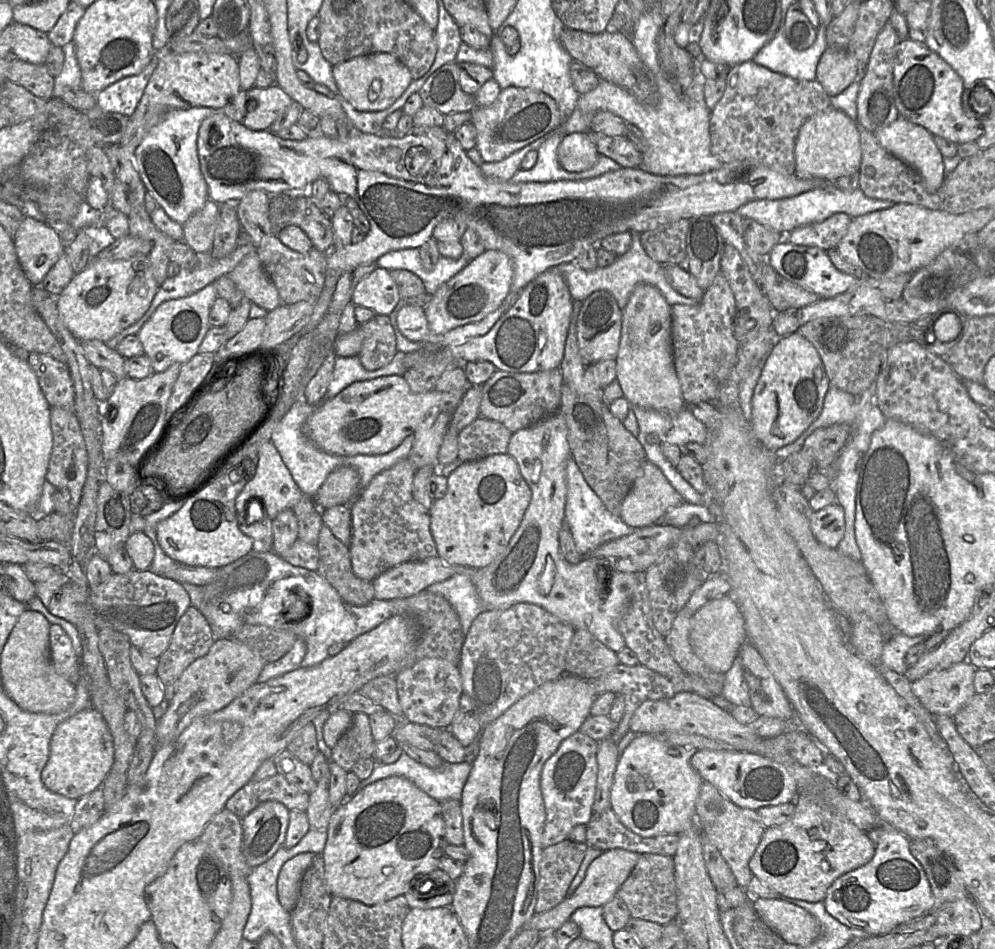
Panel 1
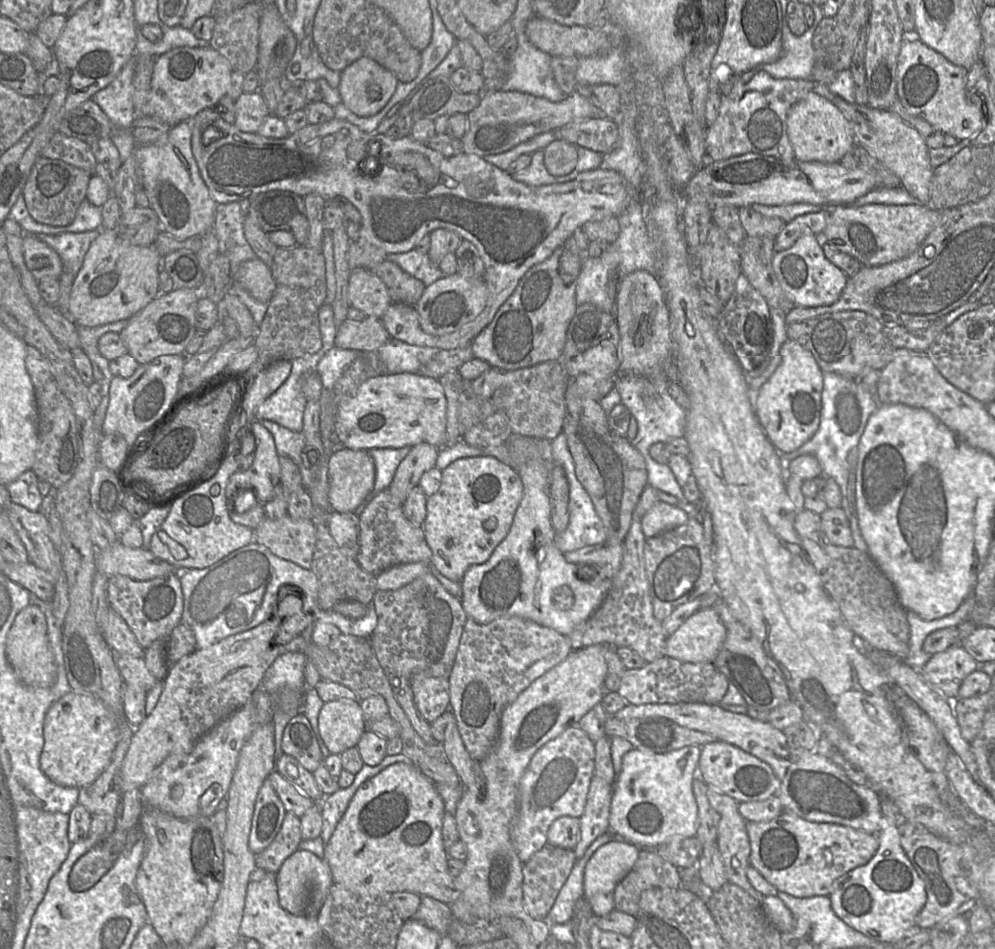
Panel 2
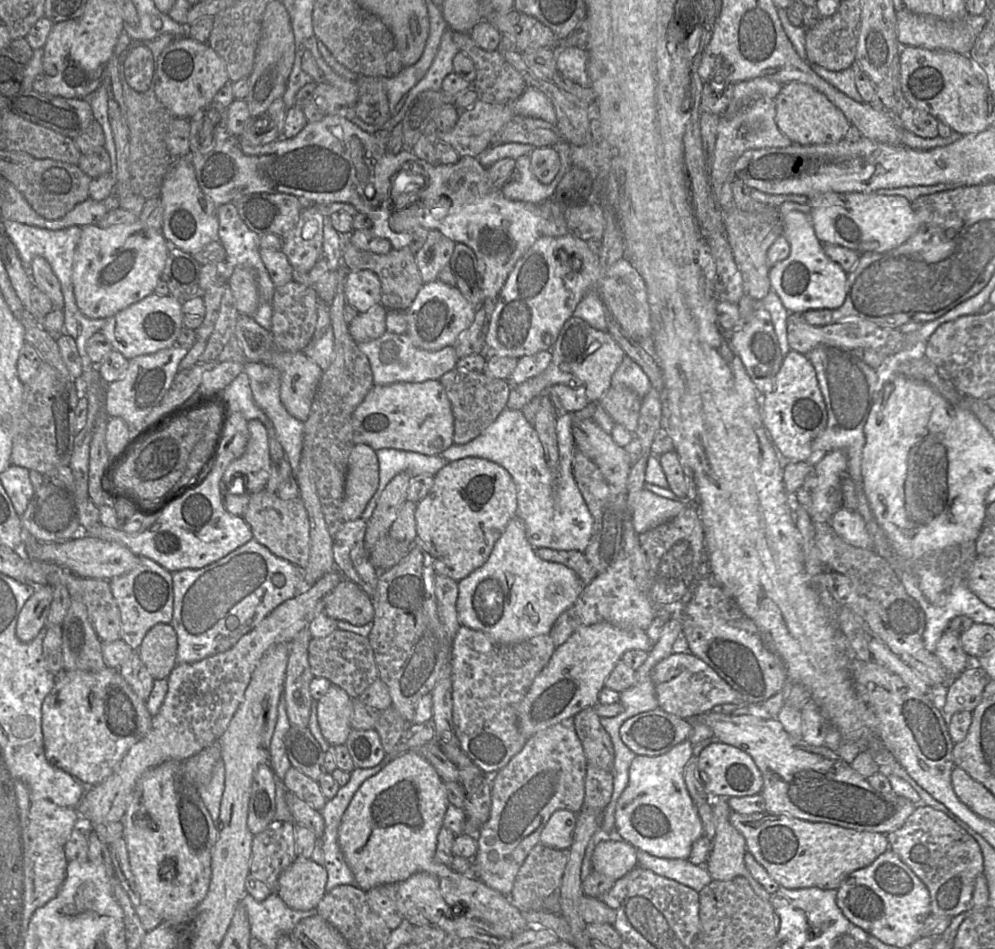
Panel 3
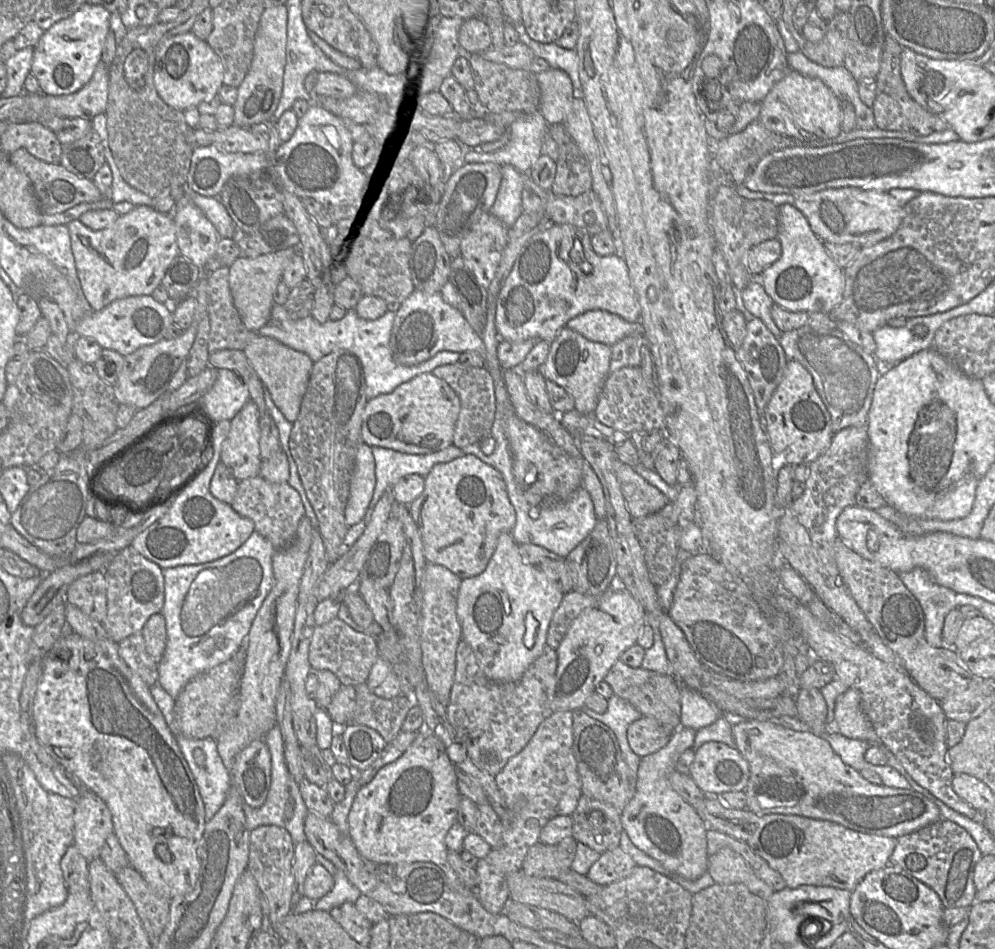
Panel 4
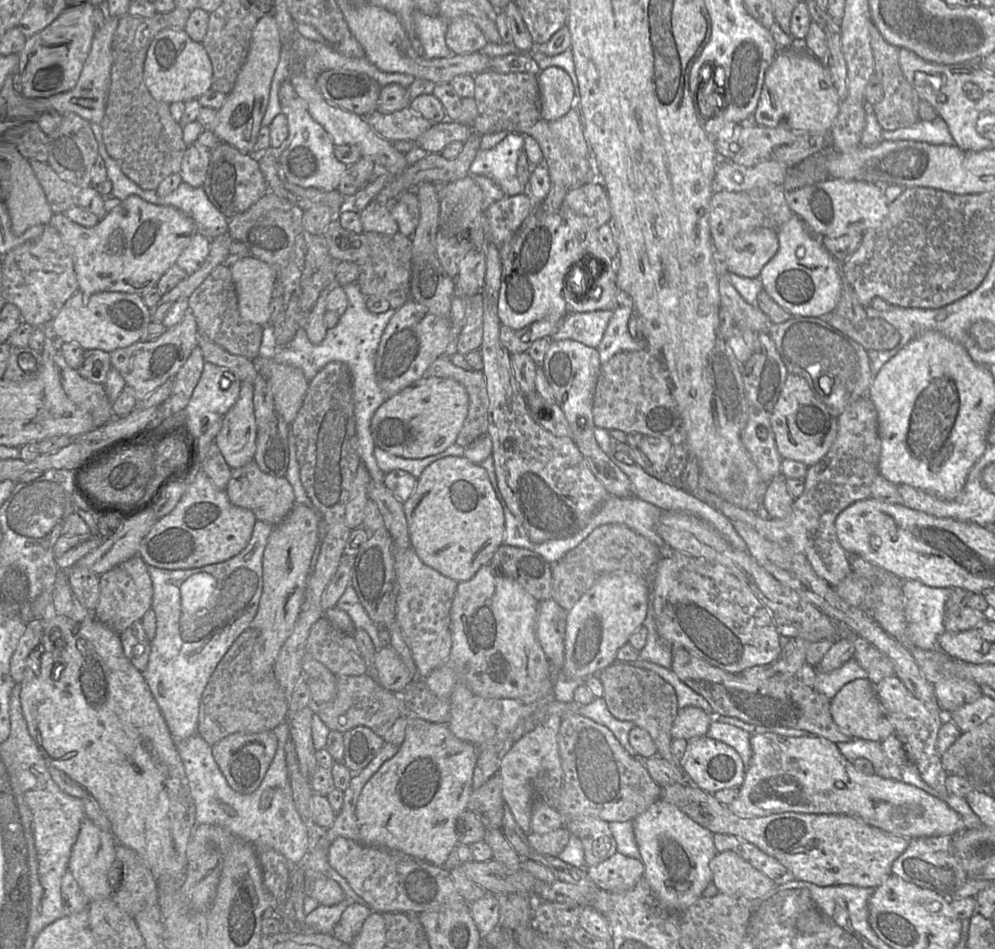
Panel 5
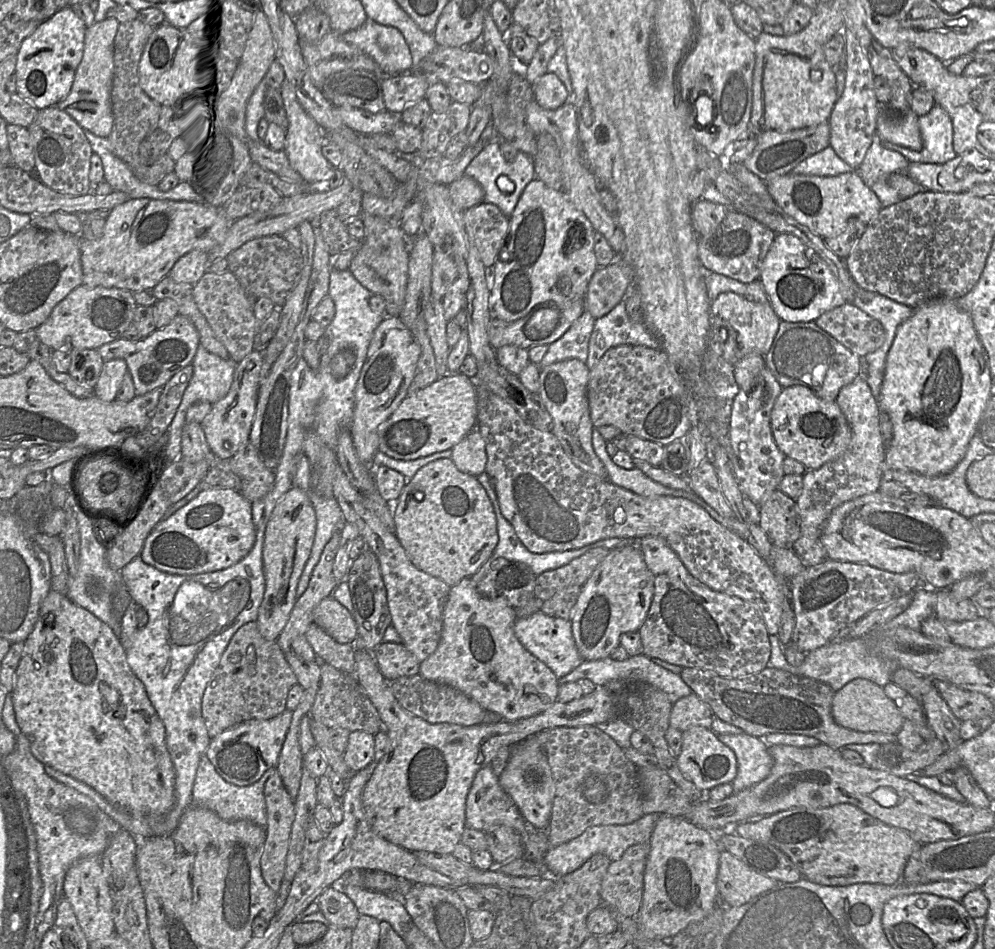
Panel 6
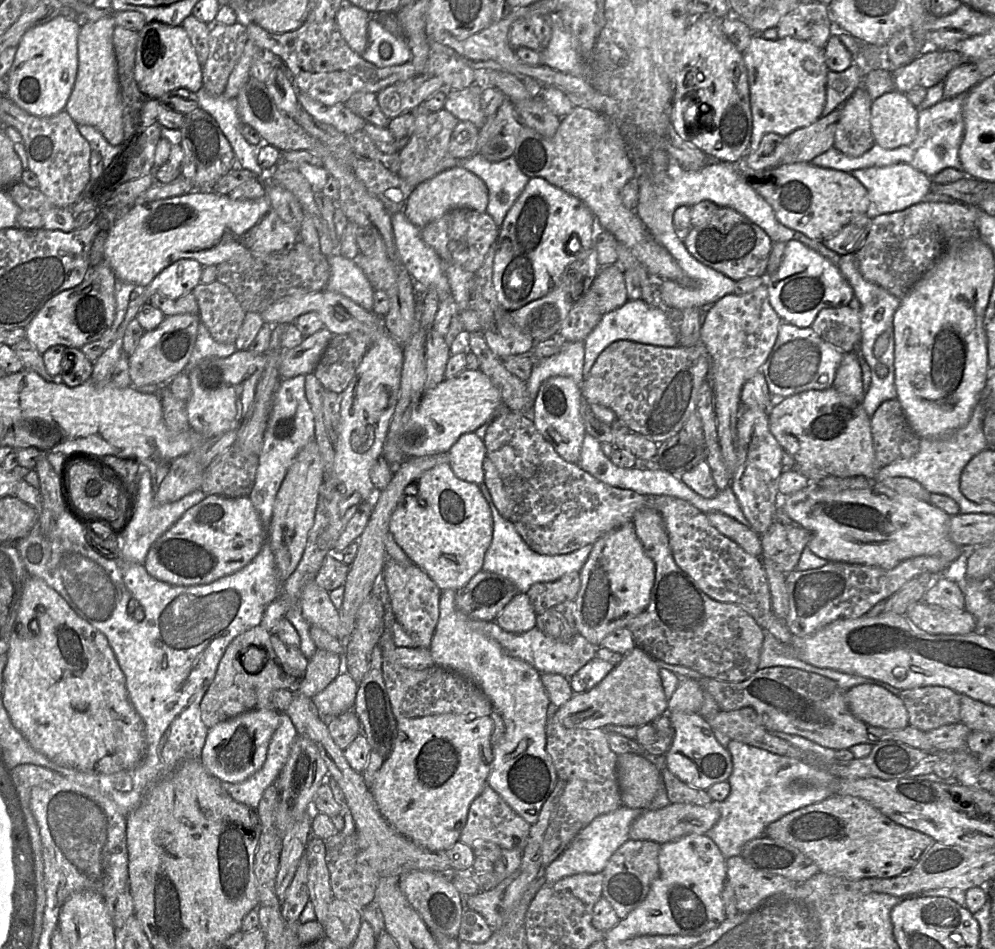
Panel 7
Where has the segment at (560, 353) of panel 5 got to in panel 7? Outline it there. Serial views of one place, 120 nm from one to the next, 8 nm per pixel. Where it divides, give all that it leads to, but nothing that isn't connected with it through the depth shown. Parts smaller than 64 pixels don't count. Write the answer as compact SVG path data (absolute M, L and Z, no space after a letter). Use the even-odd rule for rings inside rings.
M553 376L541 384L530 413L537 430L553 446L559 456L574 464L579 461L583 439L586 434L580 416L582 399L581 384L568 376Z

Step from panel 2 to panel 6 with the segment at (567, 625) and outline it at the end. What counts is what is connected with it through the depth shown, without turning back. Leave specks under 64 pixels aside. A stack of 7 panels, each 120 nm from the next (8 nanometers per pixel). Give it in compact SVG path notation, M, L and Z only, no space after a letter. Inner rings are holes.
M472 578L461 580L451 587L443 613L443 627L435 652L420 664L419 674L430 681L449 685L475 702L487 712L508 722L536 715L557 701L558 679L542 661L527 651L514 633L516 609L504 598L489 599L477 591Z

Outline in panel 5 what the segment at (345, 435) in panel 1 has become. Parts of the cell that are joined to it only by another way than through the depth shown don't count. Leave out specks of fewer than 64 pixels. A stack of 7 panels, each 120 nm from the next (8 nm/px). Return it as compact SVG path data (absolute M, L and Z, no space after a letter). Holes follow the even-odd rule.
M423 376L394 394L376 410L371 419L375 447L399 457L423 459L453 444L467 417L469 396L465 387L452 378Z

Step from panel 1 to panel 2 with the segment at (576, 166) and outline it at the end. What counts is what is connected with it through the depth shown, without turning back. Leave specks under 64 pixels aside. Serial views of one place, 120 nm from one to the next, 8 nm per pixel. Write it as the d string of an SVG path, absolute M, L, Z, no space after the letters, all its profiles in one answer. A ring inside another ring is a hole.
M555 139L543 148L544 165L552 175L563 175L574 169L578 160L577 146L564 139Z

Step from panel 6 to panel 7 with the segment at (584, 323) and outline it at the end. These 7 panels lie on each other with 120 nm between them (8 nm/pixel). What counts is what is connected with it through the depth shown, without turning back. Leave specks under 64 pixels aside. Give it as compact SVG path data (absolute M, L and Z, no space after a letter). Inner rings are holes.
M584 341L563 342L560 351L549 357L535 359L527 389L534 400L541 384L553 376L568 376L581 384L583 381Z

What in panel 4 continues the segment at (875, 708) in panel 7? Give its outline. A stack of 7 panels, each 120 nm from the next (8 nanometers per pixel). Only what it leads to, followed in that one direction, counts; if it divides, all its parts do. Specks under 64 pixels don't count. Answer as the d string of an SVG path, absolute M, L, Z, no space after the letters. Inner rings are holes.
M848 688L836 699L834 726L828 733L834 732L870 745L879 744L878 736L862 710L860 693L855 688Z

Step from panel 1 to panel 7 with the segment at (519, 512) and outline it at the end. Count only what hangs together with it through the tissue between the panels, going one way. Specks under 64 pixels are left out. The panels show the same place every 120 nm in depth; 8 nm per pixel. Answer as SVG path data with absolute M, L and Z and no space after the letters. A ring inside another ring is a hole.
M442 463L425 472L406 489L392 514L389 531L411 561L423 569L442 591L457 591L482 570L486 551L492 542L493 518L479 485L459 479L449 463Z

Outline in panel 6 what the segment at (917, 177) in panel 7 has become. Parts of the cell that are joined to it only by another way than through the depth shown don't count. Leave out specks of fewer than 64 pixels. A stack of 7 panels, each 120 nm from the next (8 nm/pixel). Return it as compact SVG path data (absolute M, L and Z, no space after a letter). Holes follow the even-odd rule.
M876 133L862 163L853 171L859 174L877 195L882 207L886 208L902 200L898 192L888 185L888 177L893 173L905 173L909 164L899 151L886 148Z

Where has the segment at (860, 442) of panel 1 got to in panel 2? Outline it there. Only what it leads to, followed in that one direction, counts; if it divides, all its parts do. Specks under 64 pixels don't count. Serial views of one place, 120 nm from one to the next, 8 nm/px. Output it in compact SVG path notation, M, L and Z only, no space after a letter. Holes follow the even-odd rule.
M823 371L823 388L821 396L821 416L818 429L813 436L797 450L784 453L786 462L800 456L813 455L819 461L822 475L833 478L841 490L841 507L849 521L853 537L853 547L867 552L858 524L856 503L856 465L858 444L870 415L879 407L873 393L856 379L844 377L834 372Z

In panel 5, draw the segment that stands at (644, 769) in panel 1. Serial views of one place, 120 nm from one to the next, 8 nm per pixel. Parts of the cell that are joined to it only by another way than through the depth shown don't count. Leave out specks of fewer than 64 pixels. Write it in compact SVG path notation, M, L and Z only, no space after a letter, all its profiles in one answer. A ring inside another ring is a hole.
M695 706L679 709L671 729L672 739L689 740L704 736L714 717ZM662 799L654 802L632 823L645 866L643 877L666 908L674 912L685 911L703 896L703 891L713 881L710 862L718 853L713 833L693 821L678 807Z

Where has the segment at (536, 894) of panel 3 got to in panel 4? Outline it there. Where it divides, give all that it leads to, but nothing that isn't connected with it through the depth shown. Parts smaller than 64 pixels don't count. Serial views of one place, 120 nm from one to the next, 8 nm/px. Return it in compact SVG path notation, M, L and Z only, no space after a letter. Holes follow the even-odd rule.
M573 837L564 838L554 845L539 841L528 849L522 871L532 877L557 879L561 873L571 869L576 844Z

